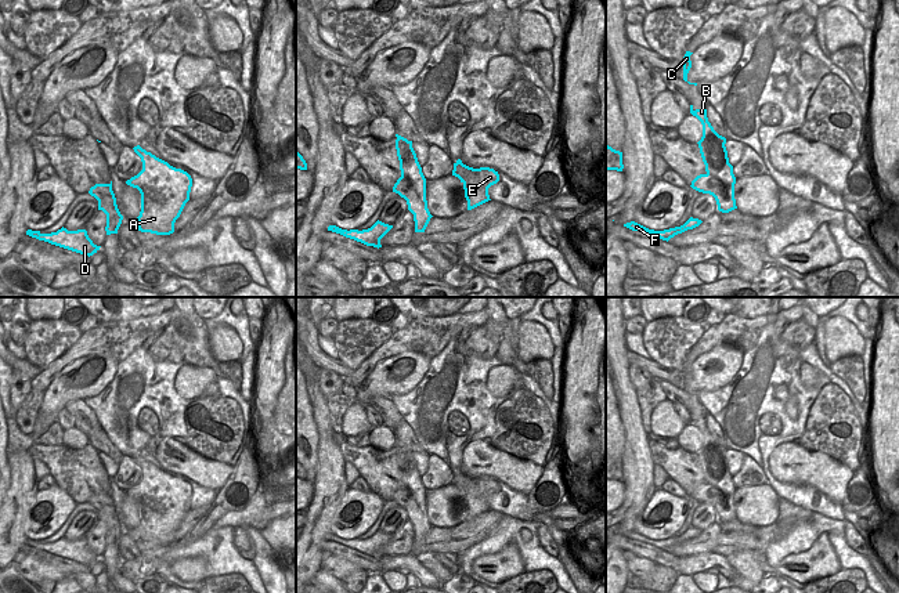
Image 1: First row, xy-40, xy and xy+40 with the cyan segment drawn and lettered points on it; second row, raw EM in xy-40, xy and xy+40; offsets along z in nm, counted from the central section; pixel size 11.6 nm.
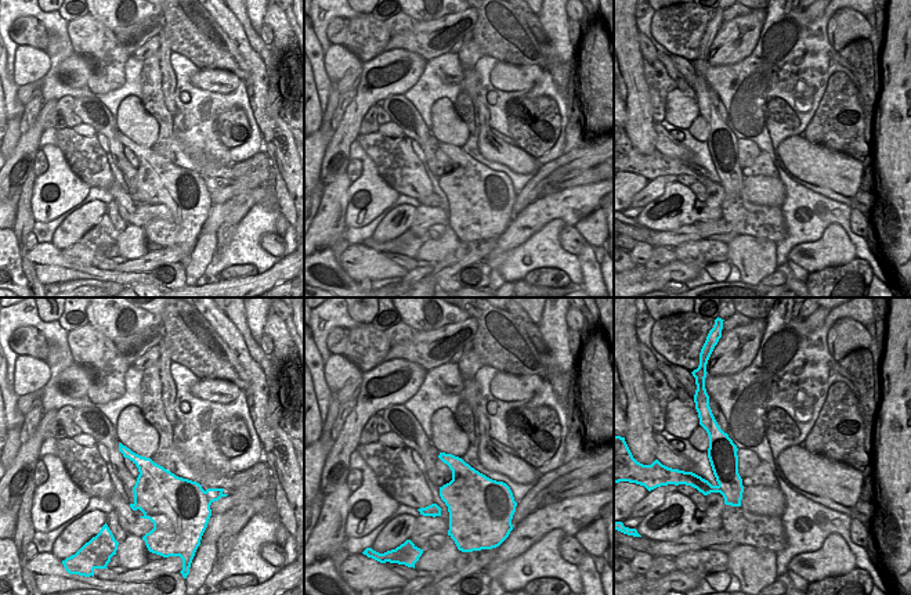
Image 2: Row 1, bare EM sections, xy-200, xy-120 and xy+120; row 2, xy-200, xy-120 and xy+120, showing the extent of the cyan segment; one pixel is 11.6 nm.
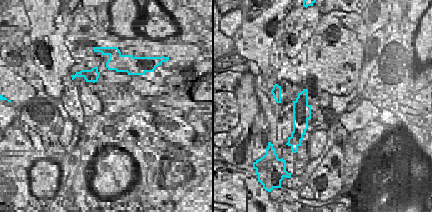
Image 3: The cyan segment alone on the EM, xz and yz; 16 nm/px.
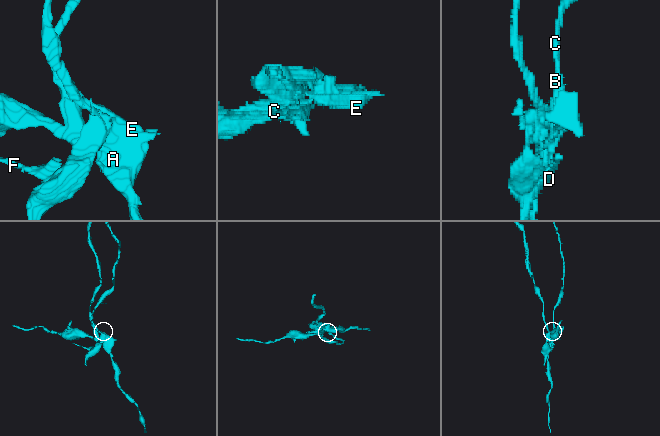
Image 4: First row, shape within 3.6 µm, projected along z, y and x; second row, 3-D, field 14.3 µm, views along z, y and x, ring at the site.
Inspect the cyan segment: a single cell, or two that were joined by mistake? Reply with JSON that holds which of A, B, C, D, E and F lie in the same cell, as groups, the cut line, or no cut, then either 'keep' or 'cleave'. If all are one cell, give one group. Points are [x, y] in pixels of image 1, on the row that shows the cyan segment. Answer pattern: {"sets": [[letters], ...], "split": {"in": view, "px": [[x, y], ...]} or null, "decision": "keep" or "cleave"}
{"sets": [["A", "D", "E", "F"], ["B", "C"]], "split": {"in": "xy", "px": [[401, 174], [410, 190], [405, 199]]}, "decision": "cleave"}

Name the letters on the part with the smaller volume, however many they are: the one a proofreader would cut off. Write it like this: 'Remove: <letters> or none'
Remove: B, C

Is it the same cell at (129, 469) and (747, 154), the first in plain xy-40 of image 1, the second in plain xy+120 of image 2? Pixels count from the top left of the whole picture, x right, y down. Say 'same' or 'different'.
different

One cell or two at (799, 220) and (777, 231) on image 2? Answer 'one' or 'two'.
two

